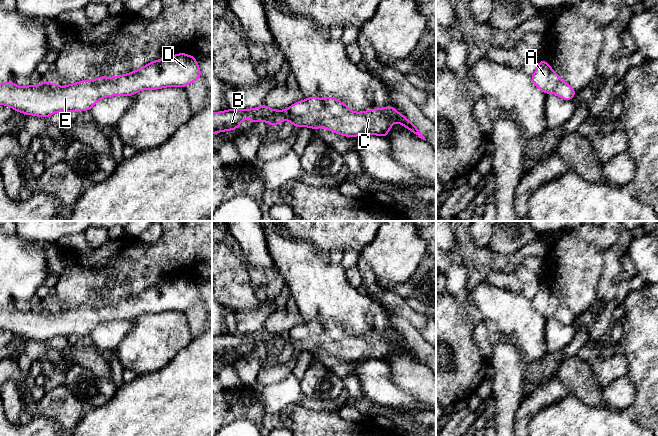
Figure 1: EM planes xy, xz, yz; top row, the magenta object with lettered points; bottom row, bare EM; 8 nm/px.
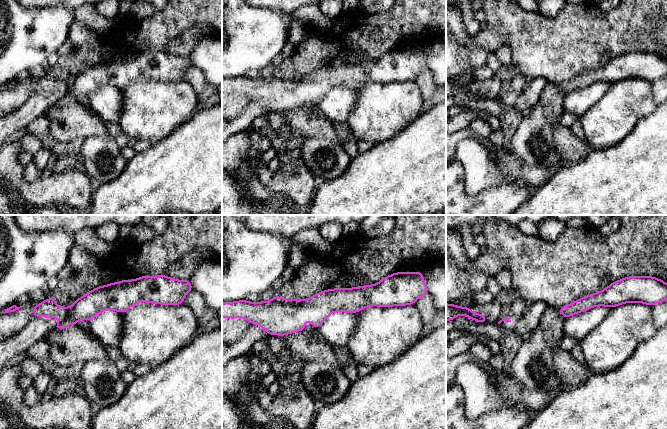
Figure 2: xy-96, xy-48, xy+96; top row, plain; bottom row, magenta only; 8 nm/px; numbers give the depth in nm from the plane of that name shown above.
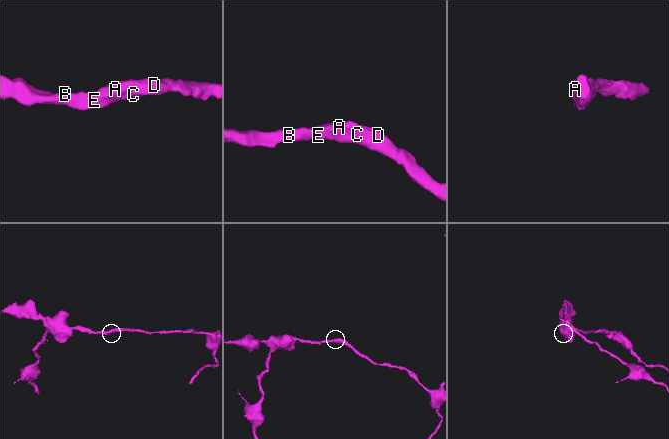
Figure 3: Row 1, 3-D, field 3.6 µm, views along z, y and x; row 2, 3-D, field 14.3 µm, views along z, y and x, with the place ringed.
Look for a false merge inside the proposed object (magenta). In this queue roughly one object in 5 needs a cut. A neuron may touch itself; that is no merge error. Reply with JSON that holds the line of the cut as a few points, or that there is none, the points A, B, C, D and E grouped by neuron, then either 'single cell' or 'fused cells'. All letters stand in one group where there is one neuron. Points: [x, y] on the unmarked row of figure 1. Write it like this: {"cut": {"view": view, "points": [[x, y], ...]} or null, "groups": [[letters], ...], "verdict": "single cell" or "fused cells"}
{"cut": null, "groups": [["A", "B", "C", "D", "E"]], "verdict": "single cell"}

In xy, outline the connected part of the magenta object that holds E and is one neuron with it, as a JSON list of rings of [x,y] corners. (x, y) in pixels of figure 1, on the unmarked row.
[[[186,277],[161,282],[144,291],[115,301],[100,300],[93,304],[81,304],[75,308],[60,311],[56,307],[42,305],[40,309],[32,307],[19,311],[15,306],[0,307],[0,328],[10,330],[14,335],[26,339],[50,341],[55,336],[90,335],[97,325],[110,320],[131,320],[141,314],[156,314],[164,311],[181,311],[201,302],[201,295],[196,282]]]

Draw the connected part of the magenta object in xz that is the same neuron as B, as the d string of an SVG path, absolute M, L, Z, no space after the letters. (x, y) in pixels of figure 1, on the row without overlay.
M308 321L294 327L286 334L274 334L261 329L253 333L227 333L212 337L212 359L238 353L245 342L251 344L253 348L264 345L271 350L288 344L294 351L326 352L339 359L354 362L364 358L386 362L392 348L398 346L426 365L417 351L392 330L352 336L346 328L335 321L324 323Z

